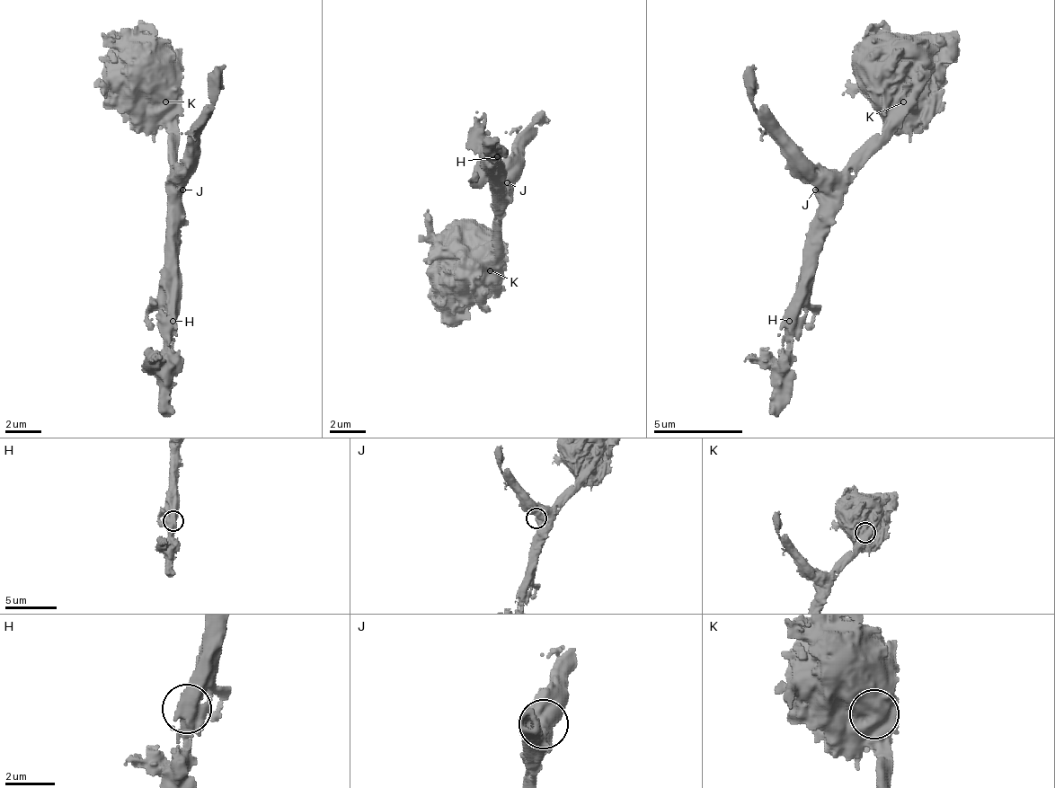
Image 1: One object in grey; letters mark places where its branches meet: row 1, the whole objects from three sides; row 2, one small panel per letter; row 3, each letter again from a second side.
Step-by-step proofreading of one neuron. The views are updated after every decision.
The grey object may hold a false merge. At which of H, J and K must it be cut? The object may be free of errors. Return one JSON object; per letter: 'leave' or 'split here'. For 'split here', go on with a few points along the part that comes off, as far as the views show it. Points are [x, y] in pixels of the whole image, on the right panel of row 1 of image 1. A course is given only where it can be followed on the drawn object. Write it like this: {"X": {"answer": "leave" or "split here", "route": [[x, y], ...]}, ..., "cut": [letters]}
{"H": {"answer": "leave"}, "J": {"answer": "leave"}, "K": {"answer": "split here", "route": [[904, 101], [899, 123], [846, 177], [828, 216], [793, 346], [793, 395], [775, 418]]}, "cut": ["K"]}

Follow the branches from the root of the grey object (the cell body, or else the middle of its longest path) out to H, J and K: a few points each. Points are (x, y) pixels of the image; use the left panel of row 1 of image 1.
H: (133, 78), (137, 83), (137, 96), (155, 114), (155, 119), (169, 137), (169, 315), (173, 319)
J: (133, 78), (137, 83), (137, 96), (169, 128), (169, 163), (173, 168), (173, 181), (182, 190)
K: (133, 78), (146, 96), (160, 96), (164, 101)

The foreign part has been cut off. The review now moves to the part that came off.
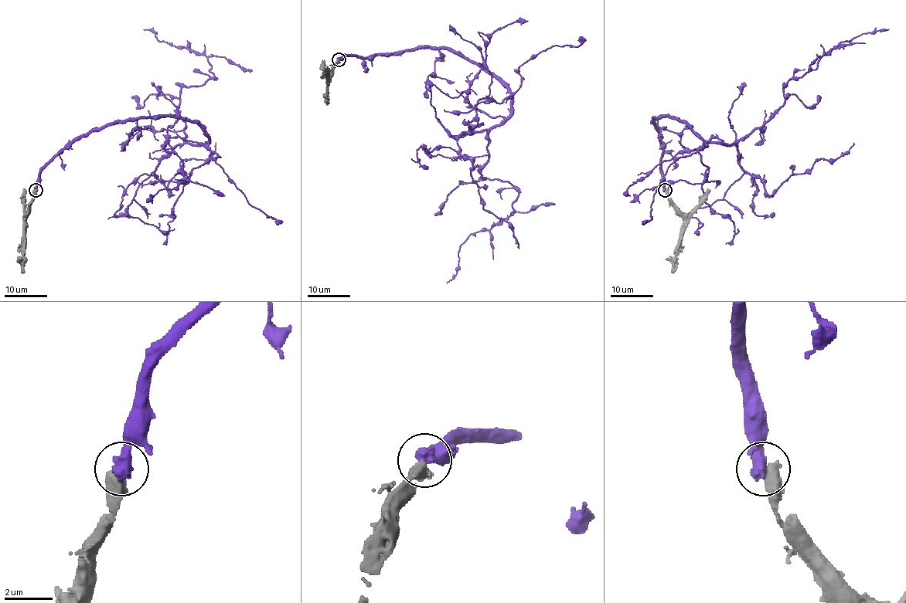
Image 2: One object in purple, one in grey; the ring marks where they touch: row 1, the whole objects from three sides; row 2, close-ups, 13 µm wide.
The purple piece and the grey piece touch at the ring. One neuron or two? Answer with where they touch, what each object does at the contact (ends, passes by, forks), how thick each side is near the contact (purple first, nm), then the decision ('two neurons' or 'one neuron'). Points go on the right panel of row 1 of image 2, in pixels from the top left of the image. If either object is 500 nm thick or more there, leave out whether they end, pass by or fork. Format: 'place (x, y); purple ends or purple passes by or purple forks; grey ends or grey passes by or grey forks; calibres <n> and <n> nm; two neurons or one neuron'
place (665, 190); calibres 600 and 600 nm; two neurons

